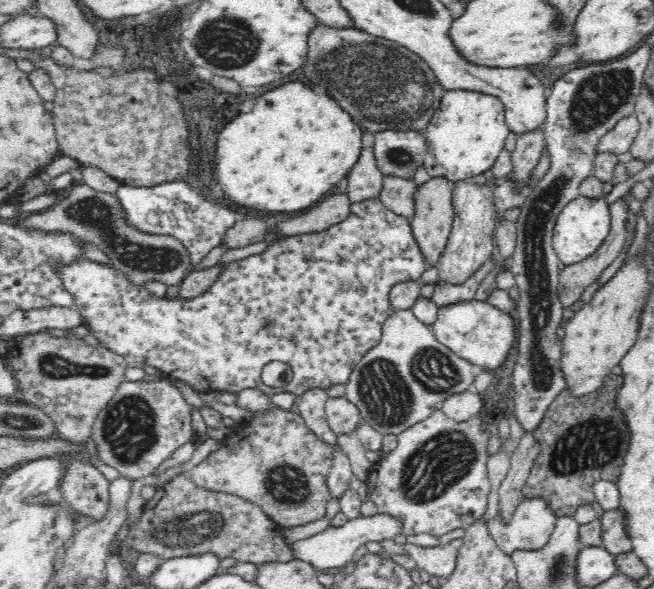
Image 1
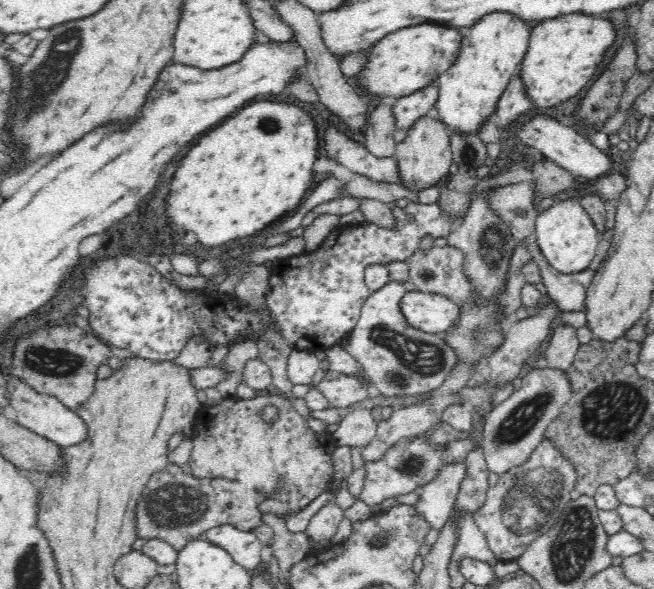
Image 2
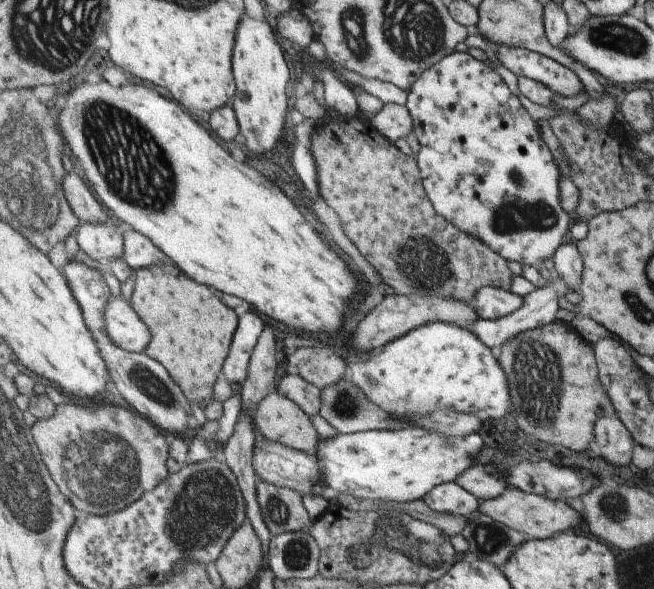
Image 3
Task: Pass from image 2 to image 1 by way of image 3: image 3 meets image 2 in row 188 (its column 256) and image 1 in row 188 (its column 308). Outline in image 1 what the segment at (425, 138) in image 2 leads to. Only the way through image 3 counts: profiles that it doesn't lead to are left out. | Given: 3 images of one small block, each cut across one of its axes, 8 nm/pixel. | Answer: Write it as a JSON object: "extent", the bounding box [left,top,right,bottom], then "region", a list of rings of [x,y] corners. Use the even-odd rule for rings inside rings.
{"extent":[409,175,453,266],"region":[[[432,175],[430,180],[424,184],[415,186],[413,194],[413,213],[409,218],[412,232],[416,242],[420,245],[428,266],[435,266],[435,260],[439,257],[448,238],[451,224],[453,221],[453,200],[451,197],[452,182],[446,178],[446,175]]]}

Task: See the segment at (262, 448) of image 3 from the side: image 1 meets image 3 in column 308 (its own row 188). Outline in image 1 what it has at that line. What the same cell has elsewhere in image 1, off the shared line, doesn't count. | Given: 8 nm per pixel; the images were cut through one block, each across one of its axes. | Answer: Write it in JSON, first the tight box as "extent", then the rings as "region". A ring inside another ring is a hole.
{"extent":[435,176,498,284],"region":[[[467,176],[452,182],[452,185],[453,221],[444,248],[435,263],[439,270],[439,280],[462,284],[494,253],[493,238],[498,216],[495,213],[493,188],[486,186],[482,176]]]}

